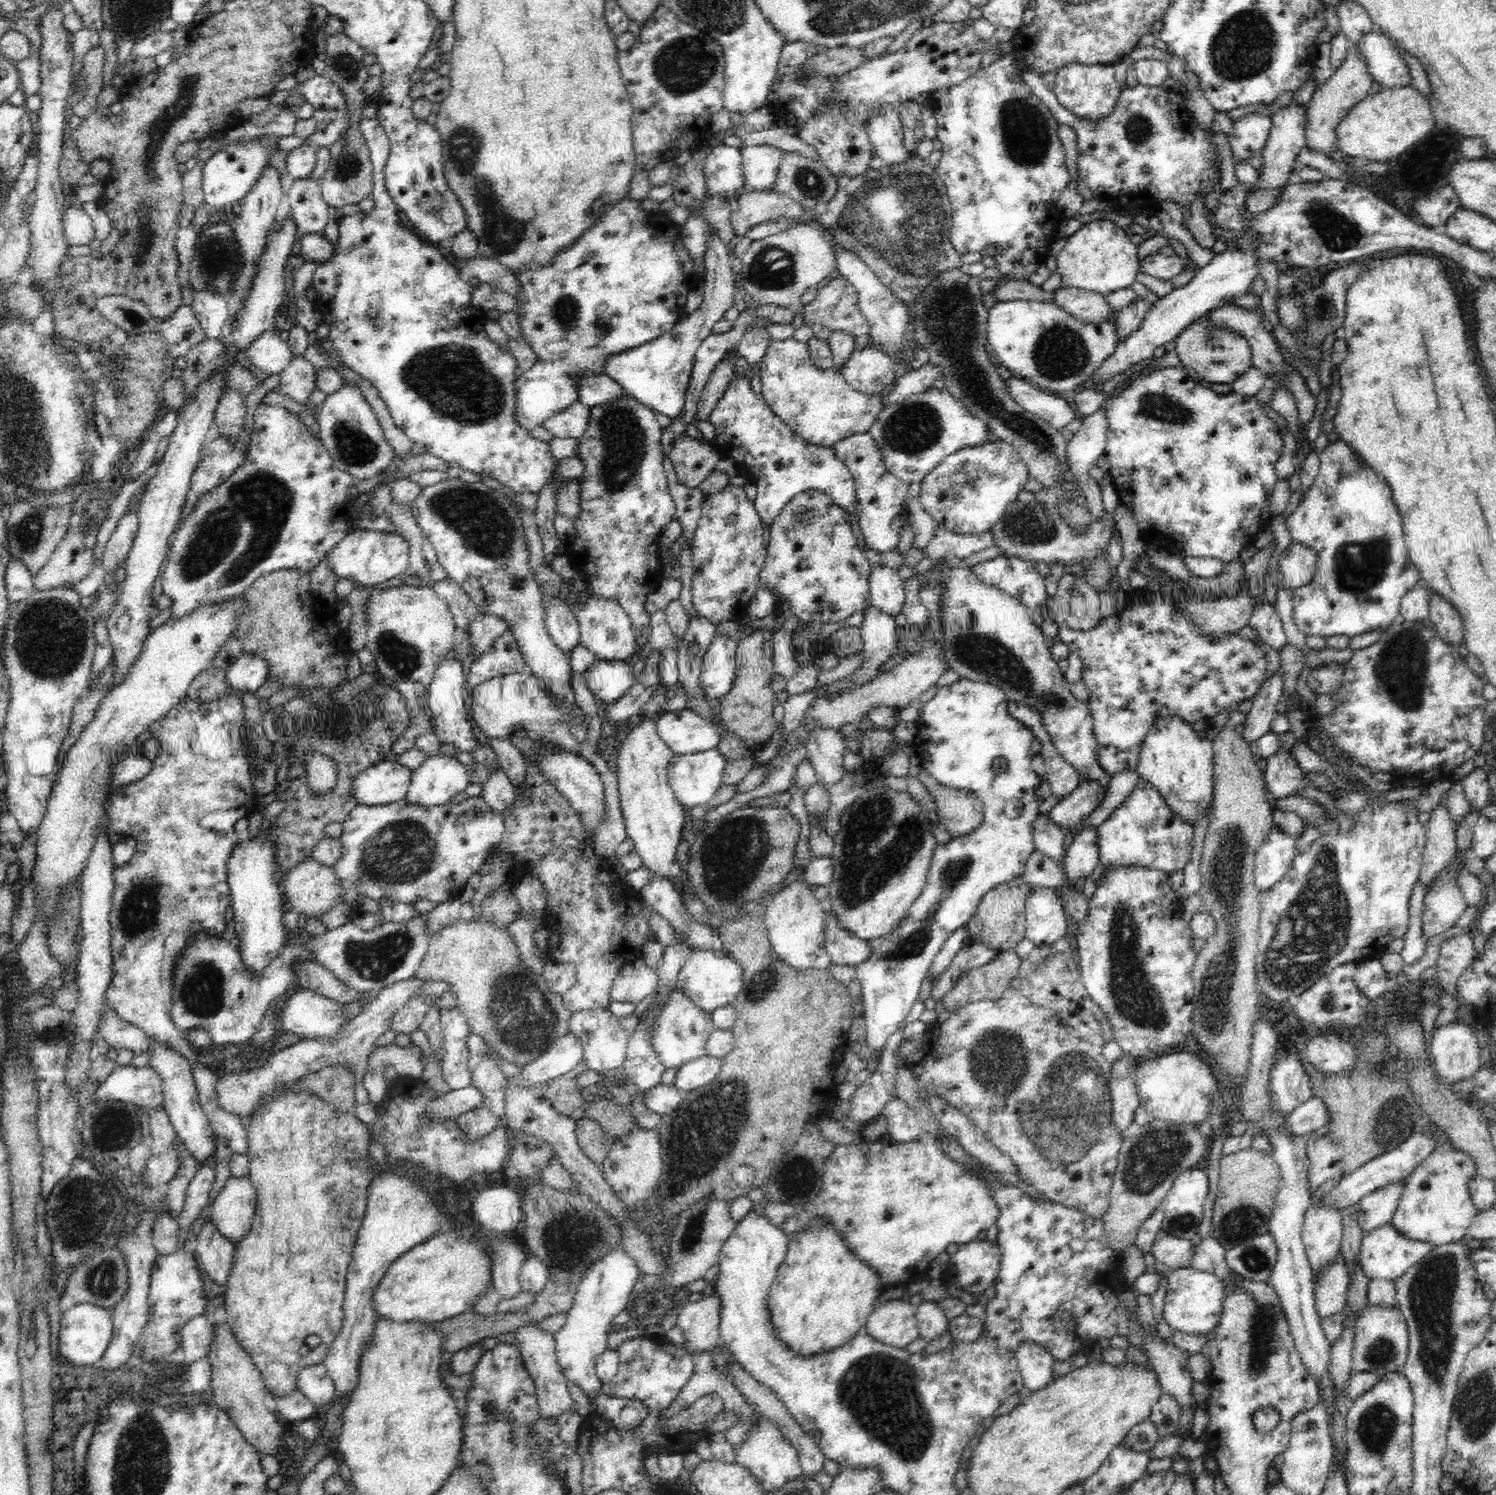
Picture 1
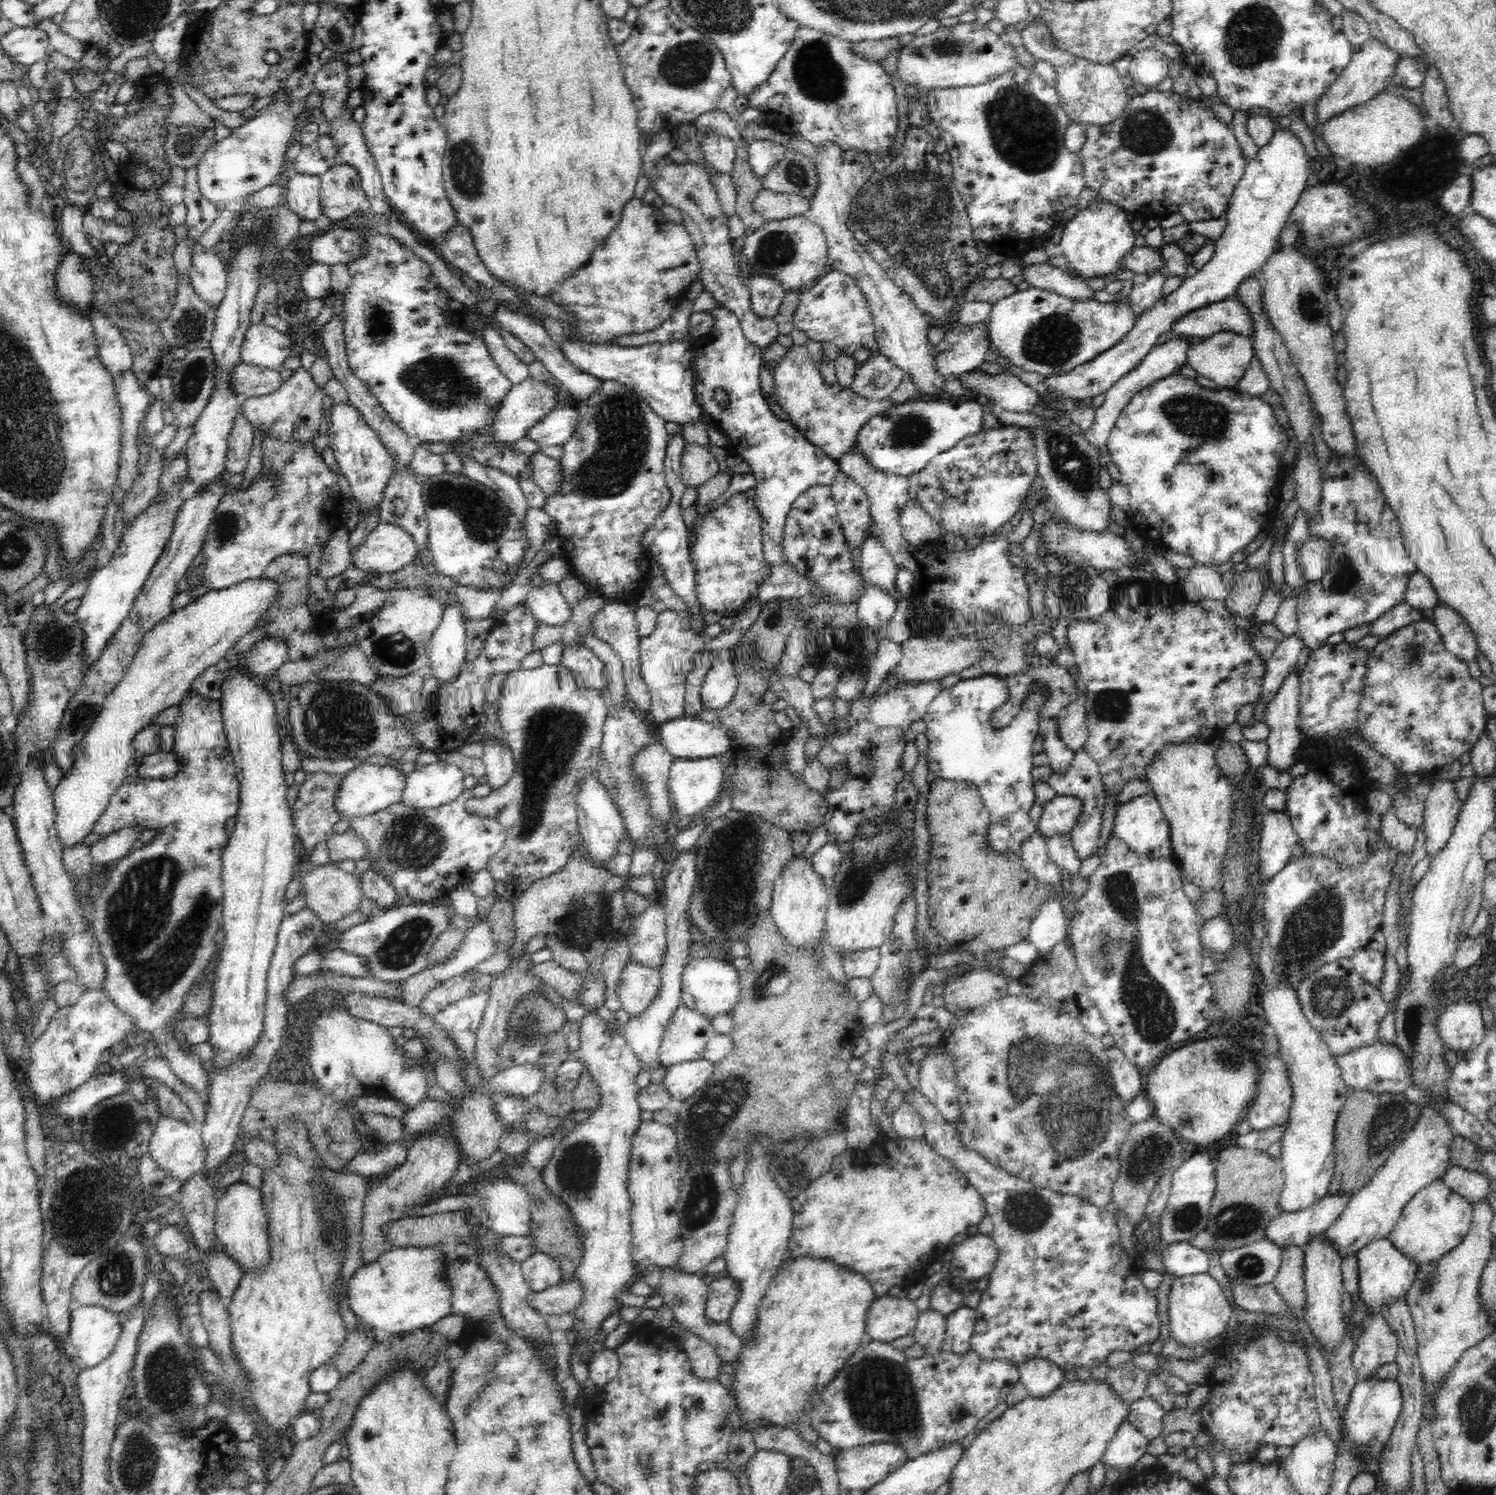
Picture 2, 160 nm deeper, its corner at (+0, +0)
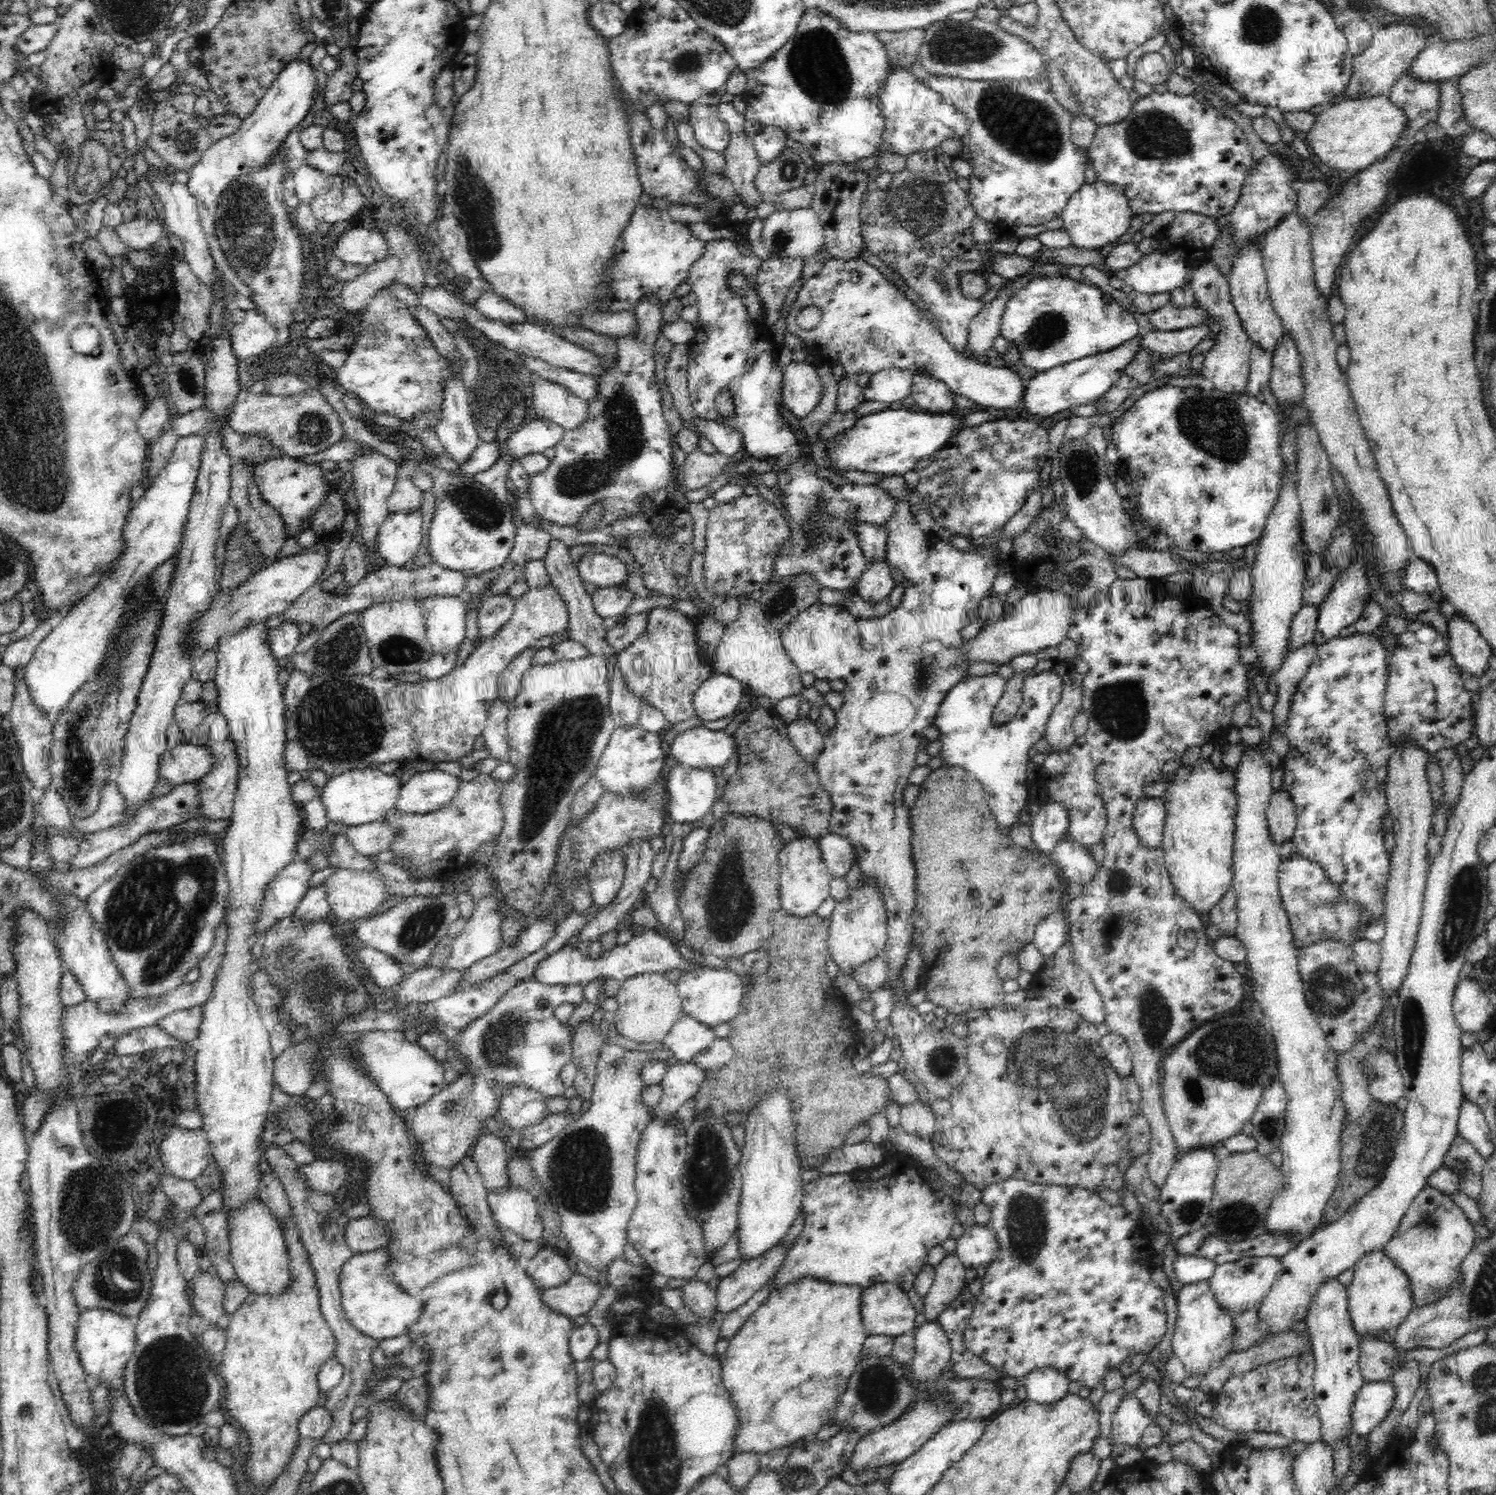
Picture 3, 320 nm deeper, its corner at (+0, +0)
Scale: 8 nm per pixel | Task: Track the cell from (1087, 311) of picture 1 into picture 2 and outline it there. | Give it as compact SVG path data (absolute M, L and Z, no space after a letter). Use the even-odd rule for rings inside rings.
M1050 263L1023 265L1019 264L1018 272L1032 287L1043 288L1066 298L1083 301L1094 299L1094 291L1086 281L1074 274L1060 269Z

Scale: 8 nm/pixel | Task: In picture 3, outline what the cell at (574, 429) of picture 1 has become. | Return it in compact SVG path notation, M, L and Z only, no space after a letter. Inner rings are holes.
M550 419L531 420L514 431L505 442L508 454L518 461L529 454L543 453L555 447L564 430Z

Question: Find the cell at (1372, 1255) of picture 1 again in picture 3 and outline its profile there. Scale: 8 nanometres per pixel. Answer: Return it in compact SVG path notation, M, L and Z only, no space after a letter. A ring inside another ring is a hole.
M1383 1250L1368 1252L1353 1266L1353 1279L1347 1286L1348 1297L1348 1314L1351 1318L1352 1326L1358 1334L1360 1340L1370 1339L1372 1337L1388 1332L1388 1330L1396 1331L1402 1321L1408 1316L1408 1313L1413 1309L1413 1296L1409 1278L1401 1268L1390 1260Z

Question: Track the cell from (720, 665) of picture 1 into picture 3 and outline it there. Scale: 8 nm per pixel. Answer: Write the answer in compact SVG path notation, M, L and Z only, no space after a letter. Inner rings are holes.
M713 673L700 684L694 693L695 715L702 721L716 721L726 718L738 708L744 683L733 676Z

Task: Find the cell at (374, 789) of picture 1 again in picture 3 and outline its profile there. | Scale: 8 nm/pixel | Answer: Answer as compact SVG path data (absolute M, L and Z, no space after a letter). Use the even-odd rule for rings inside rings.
M375 766L362 768L362 770L350 769L342 774L333 775L327 779L321 793L321 800L326 808L327 822L352 827L382 821L388 811L395 808L401 786L394 773L386 774Z

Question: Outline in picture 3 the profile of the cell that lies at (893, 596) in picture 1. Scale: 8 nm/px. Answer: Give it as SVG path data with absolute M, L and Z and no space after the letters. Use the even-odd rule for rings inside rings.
M857 522L853 526L857 534L857 541L862 547L862 553L866 556L867 565L872 561L887 558L887 536L888 531L884 525L873 525L870 523Z

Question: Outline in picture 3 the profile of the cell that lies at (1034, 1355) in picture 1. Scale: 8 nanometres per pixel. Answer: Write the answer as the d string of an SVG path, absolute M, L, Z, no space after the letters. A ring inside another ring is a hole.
M1036 1368L1023 1378L1027 1399L1038 1404L1052 1404L1068 1394L1071 1380L1056 1368Z

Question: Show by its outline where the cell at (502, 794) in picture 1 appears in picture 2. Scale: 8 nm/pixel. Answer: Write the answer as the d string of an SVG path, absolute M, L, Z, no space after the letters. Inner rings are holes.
M485 735L481 742L484 749L481 759L486 765L486 783L493 791L510 780L515 769L515 760L510 747L500 743L498 739L487 739Z

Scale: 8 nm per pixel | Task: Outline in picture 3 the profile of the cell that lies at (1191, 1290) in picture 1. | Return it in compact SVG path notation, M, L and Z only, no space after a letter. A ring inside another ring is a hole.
M1208 1280L1182 1285L1176 1296L1178 1307L1172 1351L1184 1365L1190 1377L1203 1377L1214 1366L1233 1353L1234 1325L1232 1314L1224 1310L1214 1298Z

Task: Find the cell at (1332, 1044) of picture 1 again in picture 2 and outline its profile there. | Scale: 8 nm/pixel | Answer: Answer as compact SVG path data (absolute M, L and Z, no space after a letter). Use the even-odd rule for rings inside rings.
M1378 1042L1356 1050L1350 1050L1346 1054L1336 1054L1337 1066L1341 1070L1341 1076L1350 1089L1368 1091L1373 1094L1397 1094L1403 1093L1412 1085L1410 1069L1405 1054L1394 1042Z

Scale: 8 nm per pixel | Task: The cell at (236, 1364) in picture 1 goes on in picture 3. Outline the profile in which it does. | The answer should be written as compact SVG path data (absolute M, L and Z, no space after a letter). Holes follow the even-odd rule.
M205 1271L195 1277L190 1283L193 1288L191 1301L194 1312L208 1321L210 1325L217 1325L220 1316L225 1313L223 1307L224 1281L217 1275L212 1276Z

